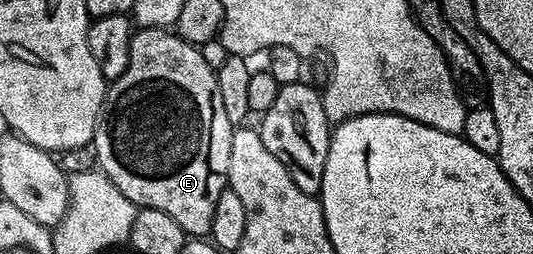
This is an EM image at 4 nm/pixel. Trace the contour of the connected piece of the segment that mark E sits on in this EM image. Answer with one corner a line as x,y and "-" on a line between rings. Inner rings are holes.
156,28
135,29
130,35
130,63
126,71
119,78
113,79
109,83
106,92
106,102
102,105
102,116
98,119
98,130
94,133
92,149
97,165
100,170
108,176
120,188
124,194
137,208
156,208
160,212
168,212
180,228
188,236
206,236
209,235
212,228
212,212
216,212
216,200
220,200
220,192
228,189
228,156
232,156
232,136
234,135
235,123
228,120
224,113
224,103
220,97
220,84
215,70
204,60
201,49
193,46
191,42
185,42
183,38
178,37
177,33
169,29
157,30

